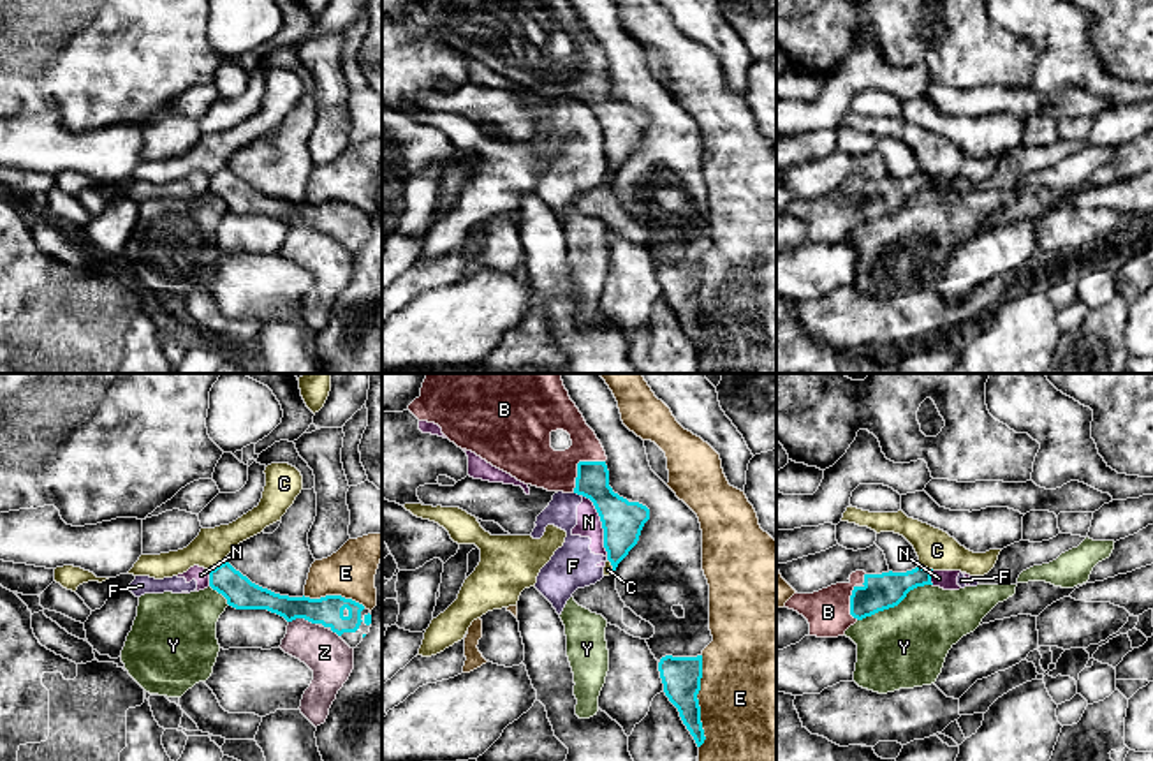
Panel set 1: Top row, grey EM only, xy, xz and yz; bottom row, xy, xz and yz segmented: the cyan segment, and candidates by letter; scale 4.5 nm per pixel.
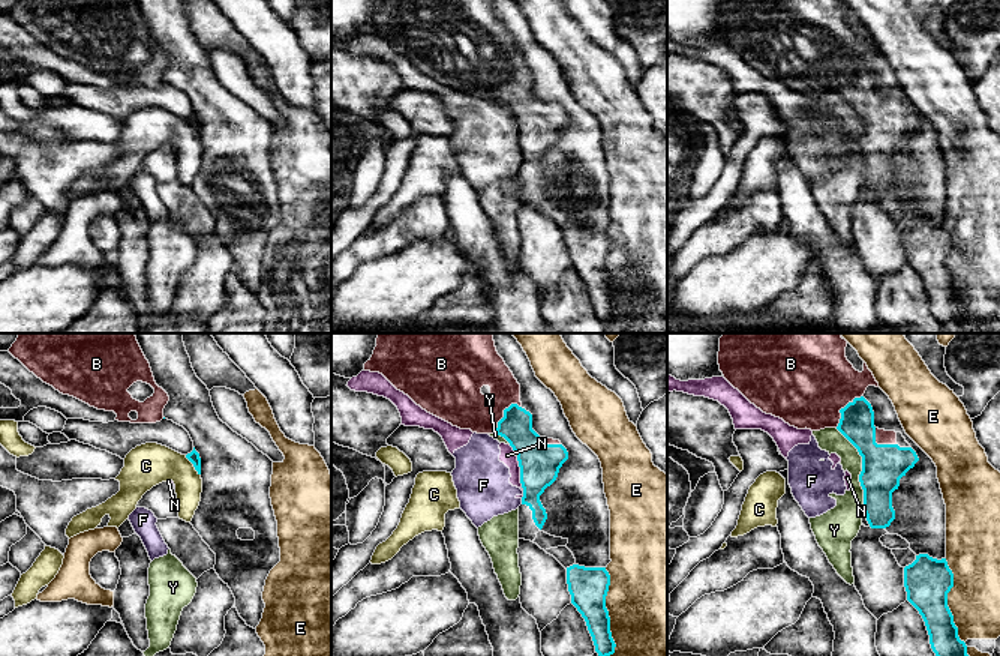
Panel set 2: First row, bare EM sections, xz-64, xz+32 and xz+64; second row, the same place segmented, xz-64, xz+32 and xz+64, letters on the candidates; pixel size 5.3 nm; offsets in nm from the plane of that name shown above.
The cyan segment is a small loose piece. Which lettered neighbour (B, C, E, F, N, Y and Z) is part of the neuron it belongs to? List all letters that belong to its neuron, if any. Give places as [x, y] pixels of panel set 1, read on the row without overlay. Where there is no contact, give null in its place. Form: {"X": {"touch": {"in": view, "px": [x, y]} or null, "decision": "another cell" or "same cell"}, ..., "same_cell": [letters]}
{"B": {"touch": {"in": "xz", "px": [578, 71]}, "decision": "same cell"}, "C": {"touch": {"in": "xy", "px": [217, 171]}, "decision": "another cell"}, "E": {"touch": {"in": "xz", "px": [697, 307]}, "decision": "another cell"}, "F": {"touch": {"in": "xz", "px": [578, 99]}, "decision": "another cell"}, "N": {"touch": {"in": "xz", "px": [602, 129]}, "decision": "another cell"}, "Y": {"touch": {"in": "yz", "px": [895, 210]}, "decision": "another cell"}, "Z": {"touch": {"in": "xy", "px": [303, 222]}, "decision": "another cell"}, "same_cell": ["B"]}

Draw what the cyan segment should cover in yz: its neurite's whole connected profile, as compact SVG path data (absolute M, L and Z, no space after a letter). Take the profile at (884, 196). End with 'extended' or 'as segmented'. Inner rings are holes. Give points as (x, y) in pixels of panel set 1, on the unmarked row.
M917 171L907 178L866 180L856 176L848 188L836 188L813 199L794 199L785 213L810 229L810 241L838 243L857 225L898 211L910 196L931 188L931 176Z; extended

